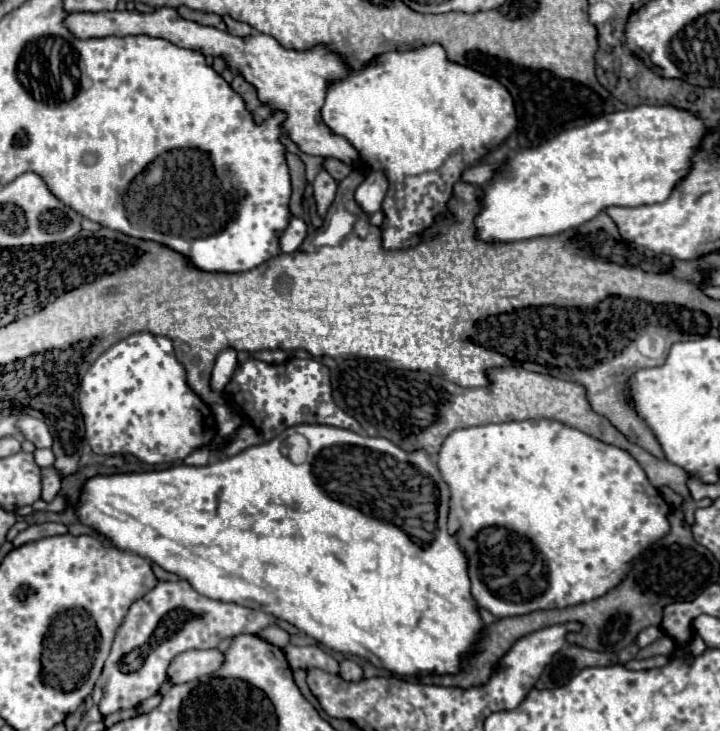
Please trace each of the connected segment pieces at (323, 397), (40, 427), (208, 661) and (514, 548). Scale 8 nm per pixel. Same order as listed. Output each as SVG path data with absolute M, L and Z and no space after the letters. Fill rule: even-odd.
M248 359L246 363L238 365L226 393L230 395L232 405L238 405L240 395L242 415L246 415L262 433L264 441L274 439L274 435L280 435L284 429L298 423L322 423L362 433L360 423L334 405L330 395L330 371L326 365L314 359L292 359L282 365L268 365L264 361Z
M20 415L18 419L18 429L24 433L24 437L28 441L32 441L38 449L44 449L44 447L52 447L52 435L50 435L50 429L44 421L36 419L36 417L30 417L30 415Z
M208 649L208 651L186 651L178 655L170 663L170 681L172 683L188 683L198 677L210 675L218 671L224 663L224 653L220 649Z
M538 419L538 421L512 421L512 423L490 423L490 425L478 425L468 429L458 429L450 437L446 437L438 457L436 465L444 477L444 481L450 487L452 501L450 501L450 533L458 529L460 533L460 547L464 555L468 557L468 575L472 581L472 595L478 601L480 607L488 609L496 617L516 617L526 615L538 609L558 609L558 607L570 607L584 601L598 599L610 591L610 587L618 585L618 579L626 575L628 565L632 559L636 559L646 547L662 539L662 535L668 535L670 523L668 513L672 507L664 501L662 493L650 485L644 473L644 487L642 487L642 467L622 449L614 445L606 445L578 429L572 429L564 423L552 421L552 419Z

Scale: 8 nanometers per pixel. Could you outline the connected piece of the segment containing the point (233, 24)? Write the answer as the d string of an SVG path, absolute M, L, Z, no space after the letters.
M226 15L226 17L224 17L224 23L226 23L226 27L228 27L228 33L230 33L230 35L246 37L246 35L250 35L250 33L252 33L252 27L250 27L248 23L236 21L236 19L232 19L230 15Z

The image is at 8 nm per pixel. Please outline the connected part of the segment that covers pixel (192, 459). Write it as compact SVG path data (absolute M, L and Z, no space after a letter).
M207 447L196 449L184 459L184 463L193 466L204 466L208 463L210 450Z

